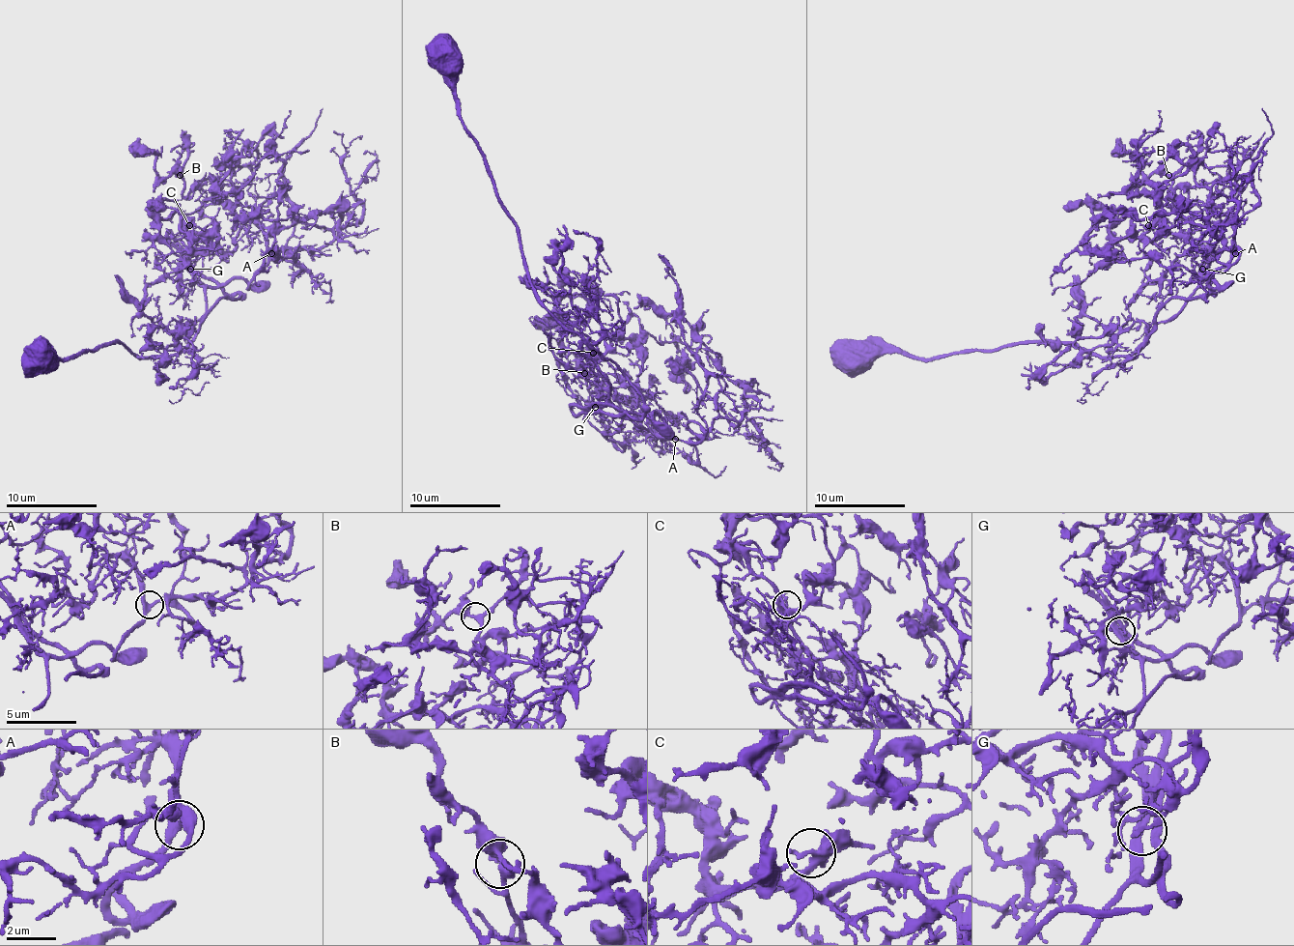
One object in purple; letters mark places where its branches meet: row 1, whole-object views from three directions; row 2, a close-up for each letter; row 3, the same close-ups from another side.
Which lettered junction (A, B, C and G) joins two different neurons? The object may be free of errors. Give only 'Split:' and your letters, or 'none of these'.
Split: none of these

